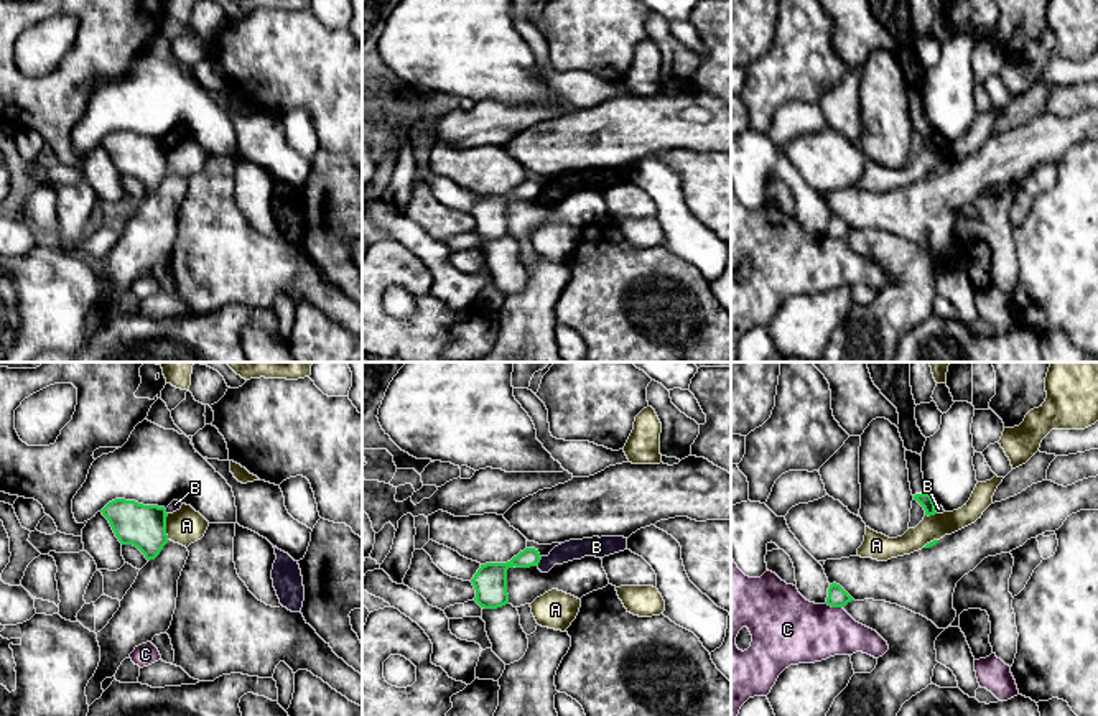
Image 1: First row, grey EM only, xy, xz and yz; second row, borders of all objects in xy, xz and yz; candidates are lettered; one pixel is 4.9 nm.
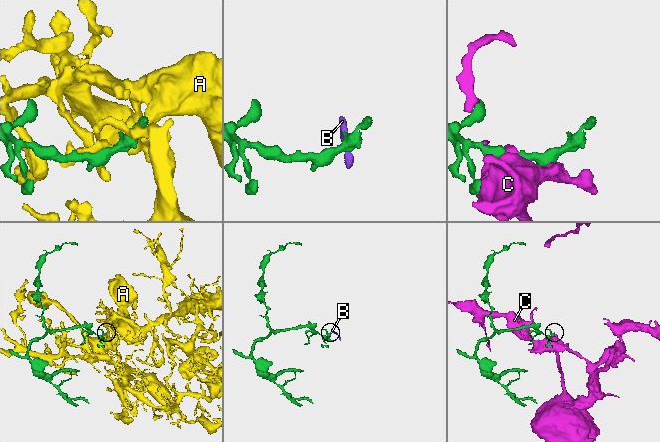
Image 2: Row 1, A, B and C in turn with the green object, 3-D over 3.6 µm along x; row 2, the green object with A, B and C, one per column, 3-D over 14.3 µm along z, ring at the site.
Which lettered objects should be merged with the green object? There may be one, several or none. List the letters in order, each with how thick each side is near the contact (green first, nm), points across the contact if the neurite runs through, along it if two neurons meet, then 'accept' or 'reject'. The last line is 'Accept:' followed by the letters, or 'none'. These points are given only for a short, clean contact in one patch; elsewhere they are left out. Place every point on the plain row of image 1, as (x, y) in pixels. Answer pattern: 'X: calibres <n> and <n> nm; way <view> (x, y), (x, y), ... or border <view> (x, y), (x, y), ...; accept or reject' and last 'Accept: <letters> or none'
A: calibres 200 and 170 nm; reject
B: calibres 160 and 100 nm; border xz (542, 188), (537, 196); reject
C: calibres 100 and 340 nm; reject
Accept: none

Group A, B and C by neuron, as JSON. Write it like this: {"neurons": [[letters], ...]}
{"neurons": [["A"], ["B"], ["C"]]}

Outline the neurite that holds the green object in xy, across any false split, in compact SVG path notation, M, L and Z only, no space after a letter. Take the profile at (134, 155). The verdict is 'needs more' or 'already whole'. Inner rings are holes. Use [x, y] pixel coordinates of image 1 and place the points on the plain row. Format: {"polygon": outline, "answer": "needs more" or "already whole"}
{"polygon": "M115 130L102 142L122 176L137 178L145 189L155 191L168 174L166 140Z", "answer": "already whole"}

